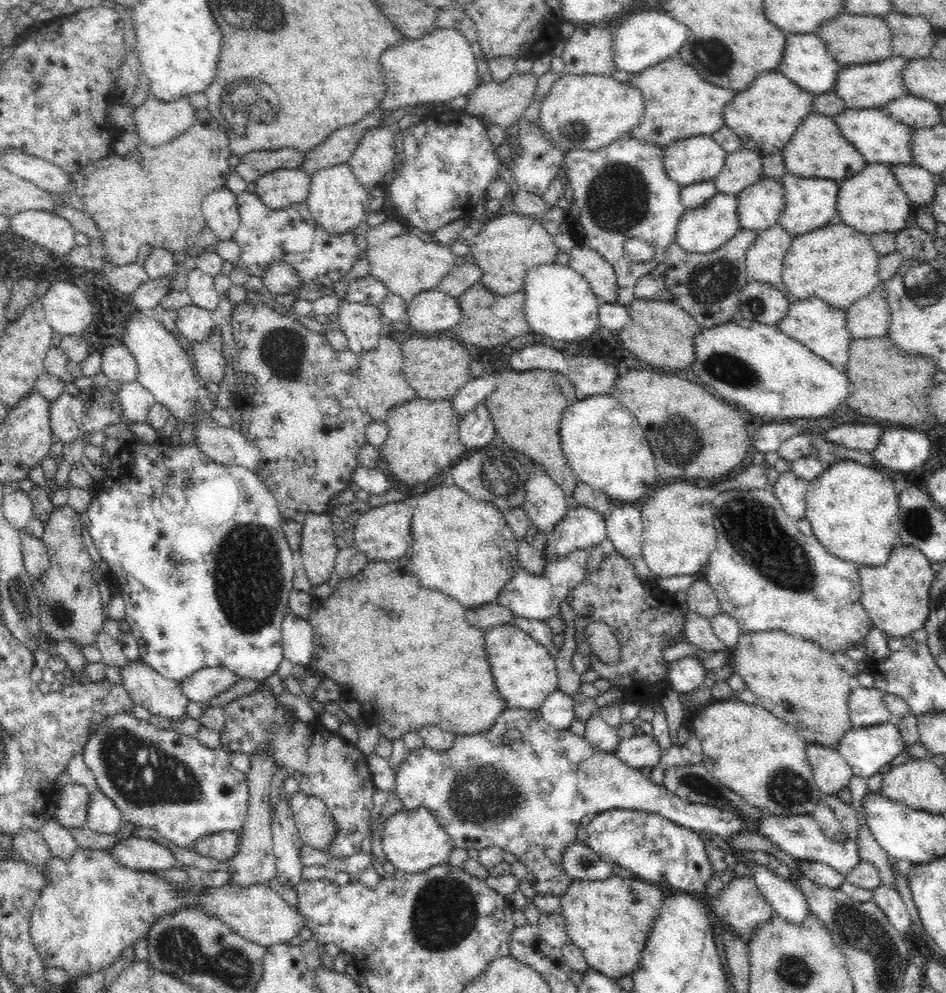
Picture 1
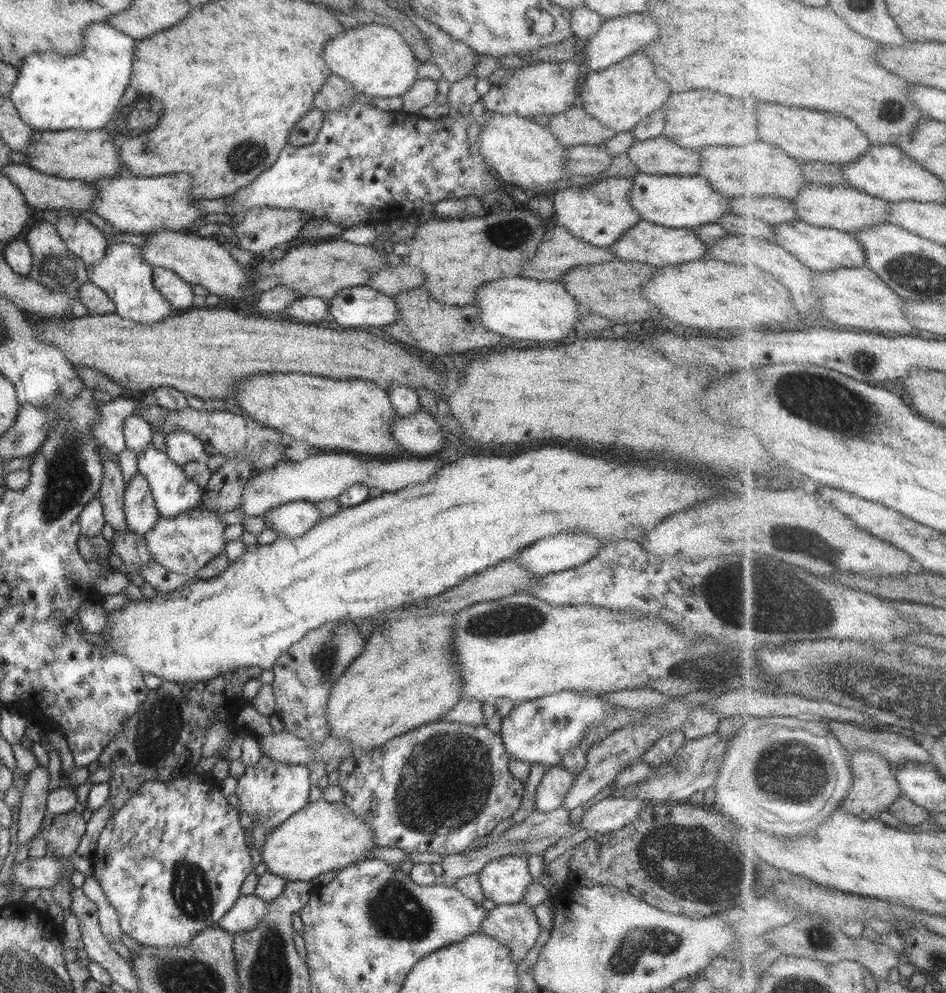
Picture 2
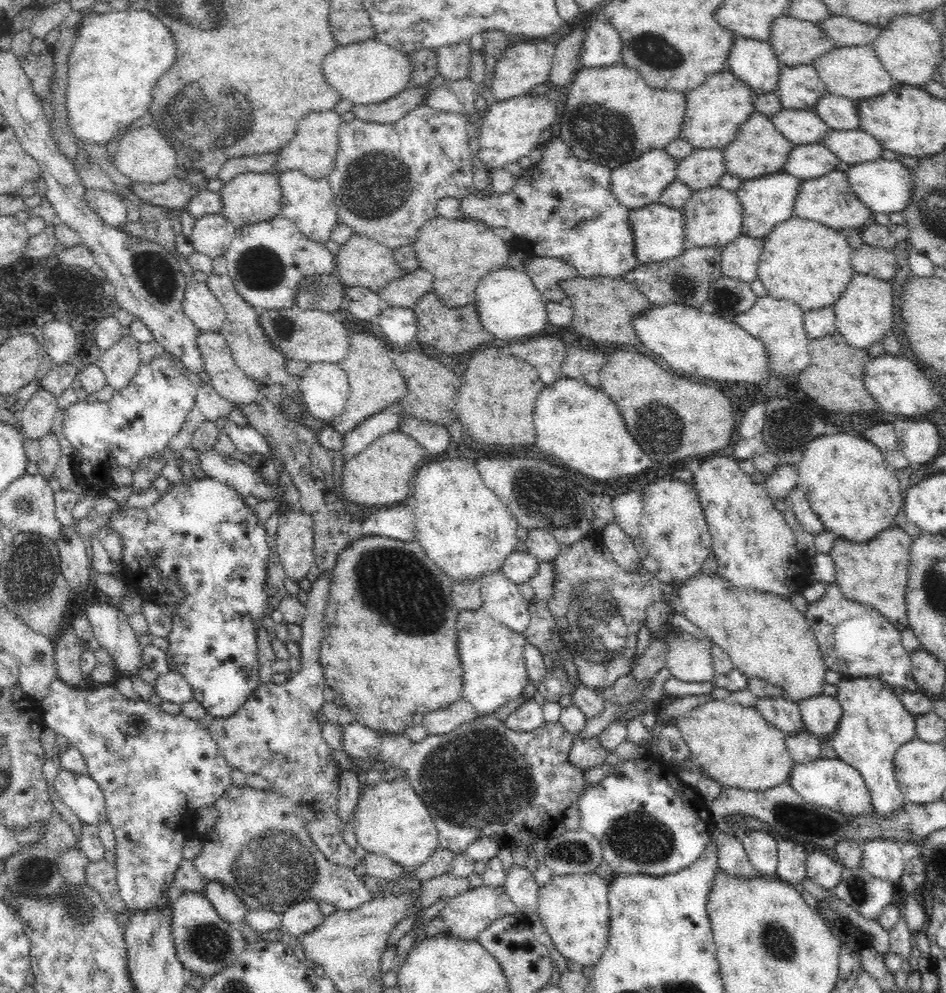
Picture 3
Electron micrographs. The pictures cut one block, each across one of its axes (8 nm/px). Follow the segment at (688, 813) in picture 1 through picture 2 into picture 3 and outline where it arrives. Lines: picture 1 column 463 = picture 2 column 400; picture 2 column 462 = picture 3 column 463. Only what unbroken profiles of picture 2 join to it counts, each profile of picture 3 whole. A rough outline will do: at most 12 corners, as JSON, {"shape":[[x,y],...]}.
{"shape":[[478,715],[412,742],[345,724],[402,768],[442,849],[532,845],[584,794],[557,722]]}

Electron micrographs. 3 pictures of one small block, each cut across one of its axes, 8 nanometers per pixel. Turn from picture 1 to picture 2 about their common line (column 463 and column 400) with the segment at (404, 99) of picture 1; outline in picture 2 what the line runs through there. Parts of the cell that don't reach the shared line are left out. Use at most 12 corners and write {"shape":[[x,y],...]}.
{"shape":[[394,28],[345,30],[322,54],[362,98],[404,97],[416,53]]}

